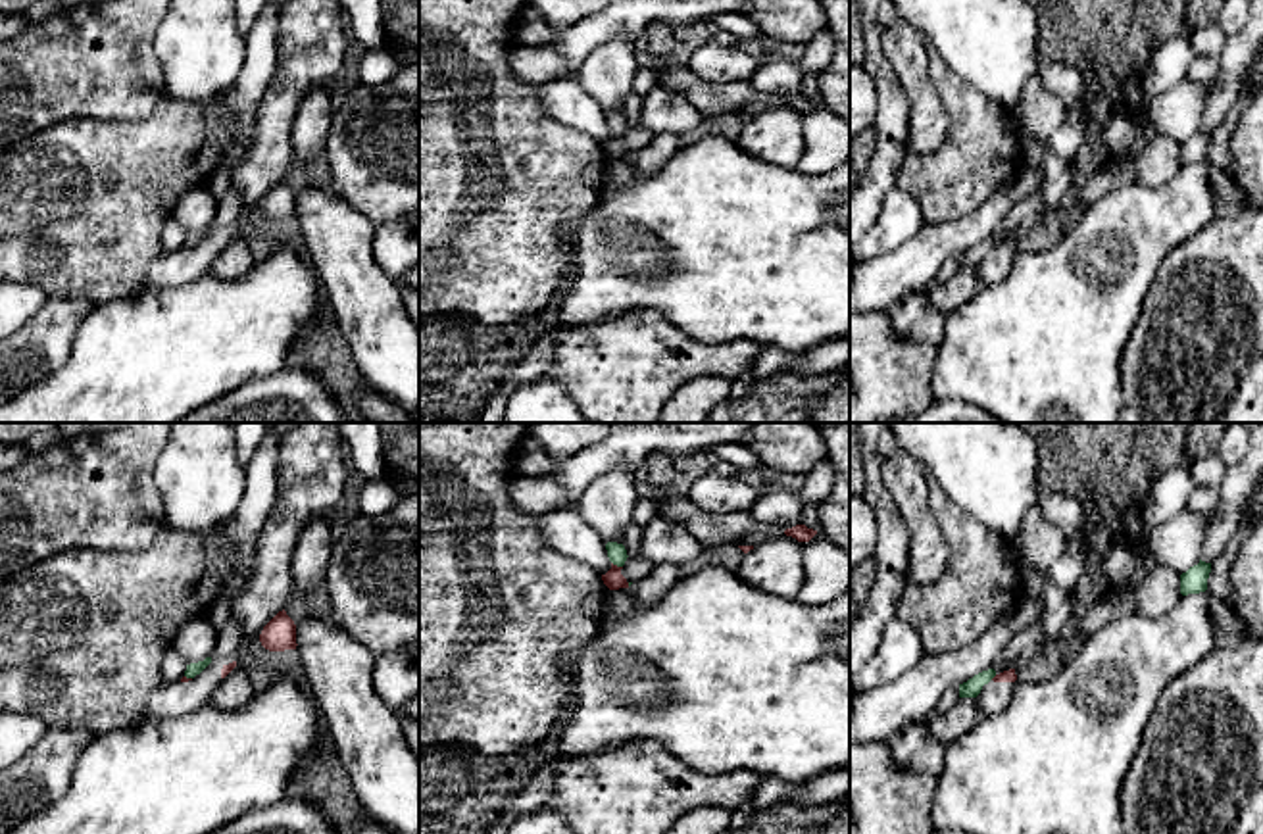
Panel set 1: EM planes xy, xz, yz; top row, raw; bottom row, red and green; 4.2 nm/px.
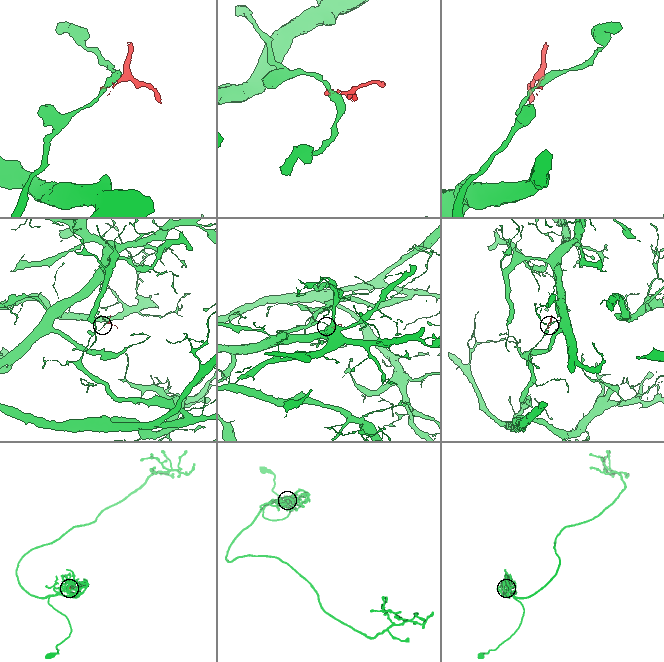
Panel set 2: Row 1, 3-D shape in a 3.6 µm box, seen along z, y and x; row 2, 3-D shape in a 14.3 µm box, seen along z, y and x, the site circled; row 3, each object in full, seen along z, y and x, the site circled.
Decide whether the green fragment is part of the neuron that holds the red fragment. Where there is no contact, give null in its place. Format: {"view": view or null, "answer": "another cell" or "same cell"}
{"view": "xz", "answer": "another cell"}

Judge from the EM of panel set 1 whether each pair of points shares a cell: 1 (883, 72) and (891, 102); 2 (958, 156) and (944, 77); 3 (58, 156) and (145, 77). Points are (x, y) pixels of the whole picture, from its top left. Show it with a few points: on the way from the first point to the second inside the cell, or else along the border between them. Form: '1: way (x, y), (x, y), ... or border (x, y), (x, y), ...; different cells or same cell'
1: way (885, 79), (889, 95); same cell
2: way (962, 137), (960, 97); same cell
3: border (147, 118), (68, 118), (56, 123); different cells

